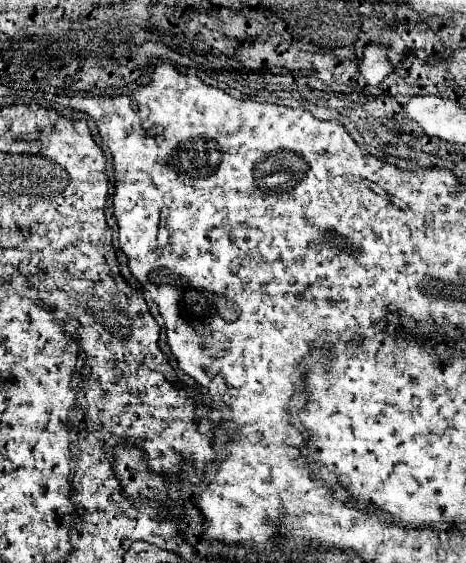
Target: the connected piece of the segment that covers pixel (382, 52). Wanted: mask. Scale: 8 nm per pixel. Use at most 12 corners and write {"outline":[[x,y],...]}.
{"outline":[[367,45],[359,71],[379,85],[395,71],[387,45]]}

